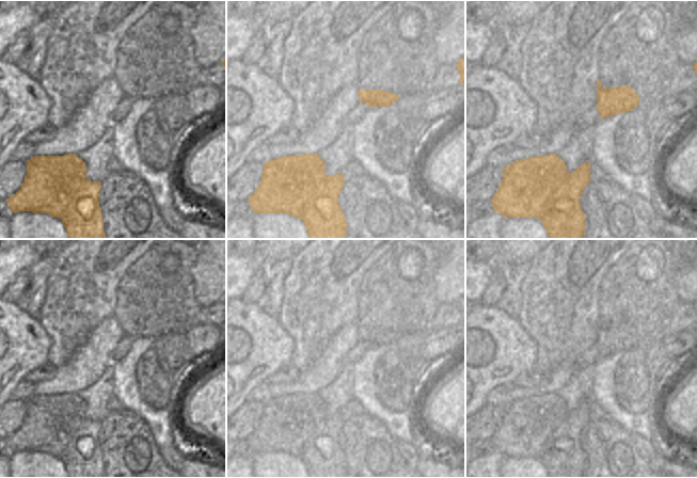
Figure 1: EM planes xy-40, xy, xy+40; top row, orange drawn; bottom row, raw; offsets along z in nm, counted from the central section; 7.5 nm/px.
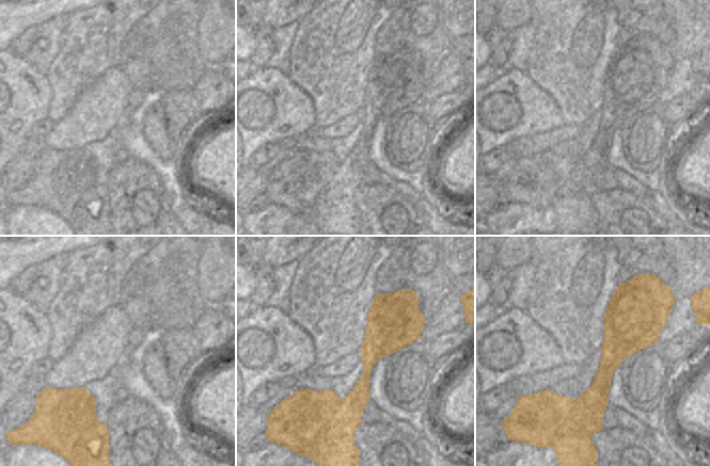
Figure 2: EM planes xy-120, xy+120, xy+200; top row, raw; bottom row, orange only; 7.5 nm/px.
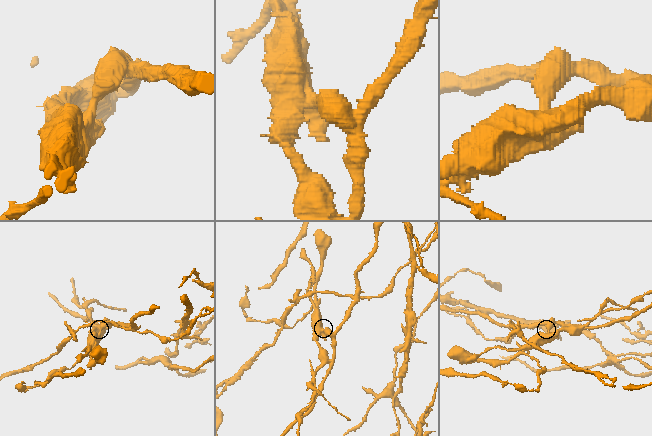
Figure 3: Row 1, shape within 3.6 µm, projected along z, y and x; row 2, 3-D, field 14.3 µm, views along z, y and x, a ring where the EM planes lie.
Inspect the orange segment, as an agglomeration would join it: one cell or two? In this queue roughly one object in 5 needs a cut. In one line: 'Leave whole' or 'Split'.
Split

